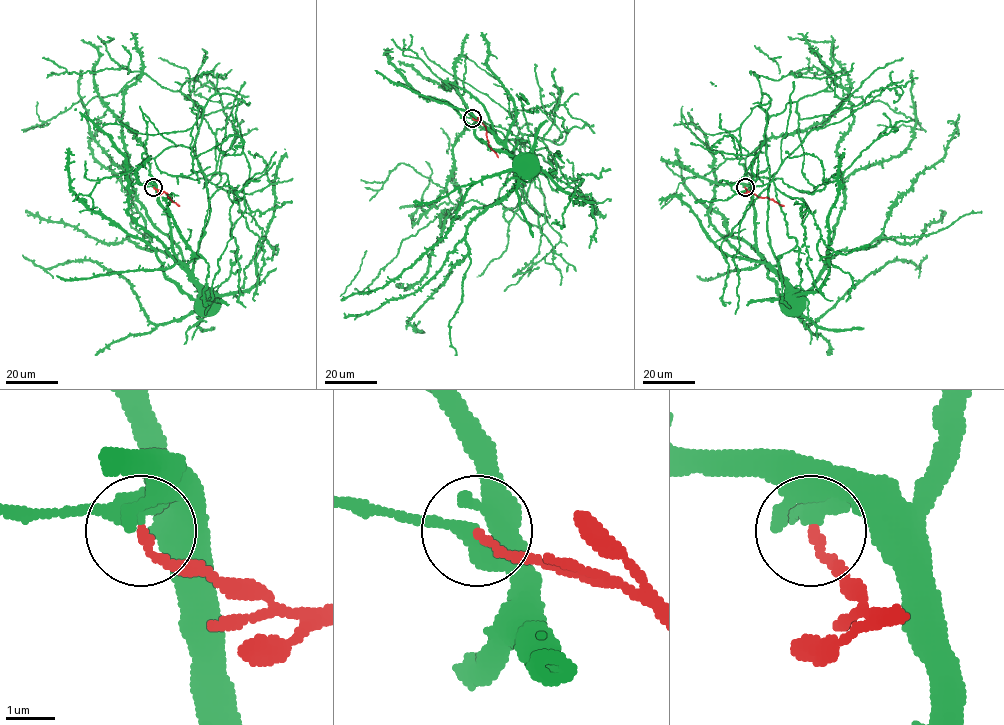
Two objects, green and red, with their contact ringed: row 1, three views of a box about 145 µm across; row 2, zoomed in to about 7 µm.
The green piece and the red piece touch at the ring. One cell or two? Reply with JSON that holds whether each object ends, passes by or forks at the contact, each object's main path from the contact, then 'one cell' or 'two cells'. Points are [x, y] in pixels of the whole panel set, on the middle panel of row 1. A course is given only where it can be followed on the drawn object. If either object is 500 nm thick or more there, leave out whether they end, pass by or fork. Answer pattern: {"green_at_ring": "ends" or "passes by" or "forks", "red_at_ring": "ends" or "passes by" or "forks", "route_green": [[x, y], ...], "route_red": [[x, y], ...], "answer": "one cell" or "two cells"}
{"green_at_ring": "passes by", "red_at_ring": "ends", "route_green": [[472, 118], [476, 125], [488, 128], [515, 159], [524, 157], [528, 161]], "route_red": [[472, 118], [485, 127], [488, 146], [498, 157]], "answer": "two cells"}

